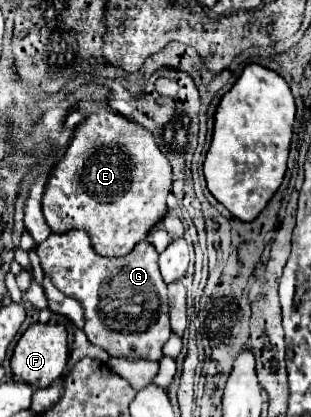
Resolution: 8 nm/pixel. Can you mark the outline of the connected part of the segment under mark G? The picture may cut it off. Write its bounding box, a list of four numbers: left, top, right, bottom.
[37,229,171,361]

